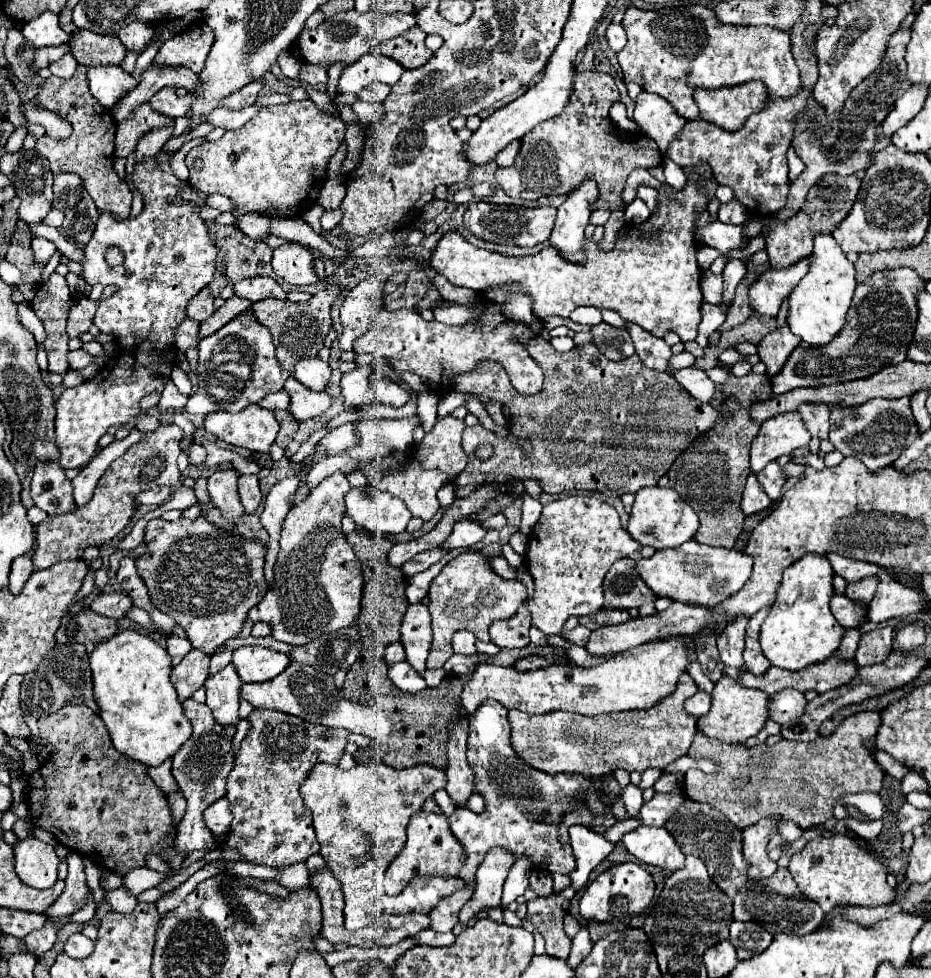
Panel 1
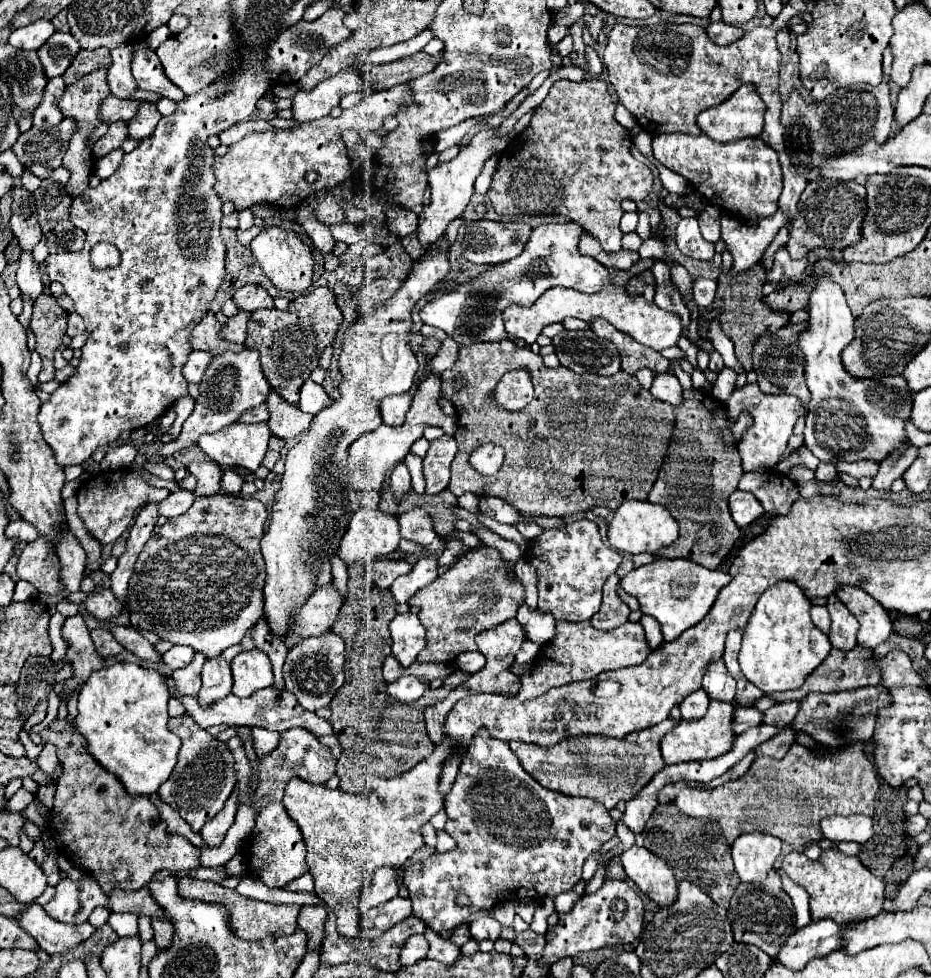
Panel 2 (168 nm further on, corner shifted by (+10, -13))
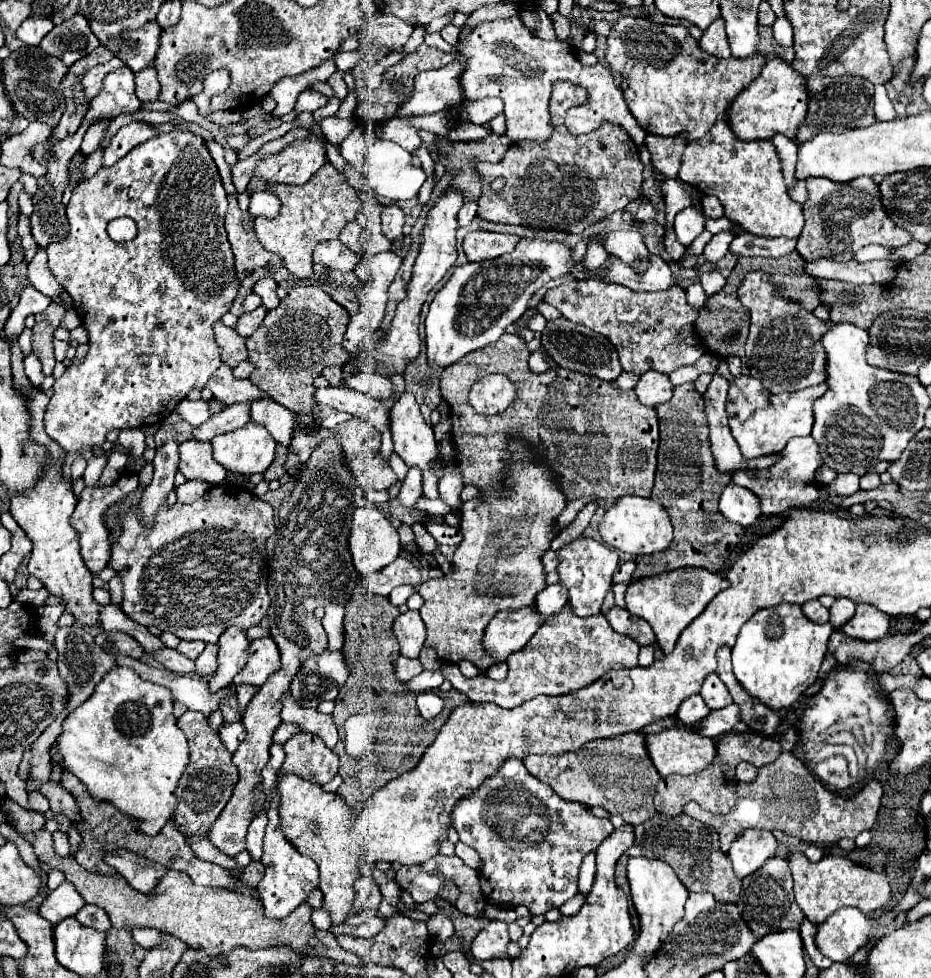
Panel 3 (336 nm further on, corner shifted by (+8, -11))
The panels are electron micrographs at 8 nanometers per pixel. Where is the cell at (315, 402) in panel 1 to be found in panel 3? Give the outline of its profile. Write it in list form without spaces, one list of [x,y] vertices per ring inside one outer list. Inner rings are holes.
[[[272,398],[256,400],[250,406],[250,420],[256,422],[256,424],[262,424],[278,444],[290,446],[294,412],[290,412],[288,408],[280,406]]]

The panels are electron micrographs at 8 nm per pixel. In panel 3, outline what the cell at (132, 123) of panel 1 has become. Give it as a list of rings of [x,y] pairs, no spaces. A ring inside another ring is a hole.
[[[96,122],[96,124],[92,124],[88,128],[88,132],[84,136],[84,142],[82,142],[82,148],[80,148],[84,156],[88,156],[88,154],[92,154],[96,150],[96,146],[100,144],[100,140],[104,138],[106,128],[108,128],[108,122]]]

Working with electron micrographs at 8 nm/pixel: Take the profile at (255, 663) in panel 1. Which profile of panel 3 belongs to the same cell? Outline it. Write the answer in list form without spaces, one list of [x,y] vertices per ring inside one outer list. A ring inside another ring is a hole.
[[[270,636],[252,640],[248,650],[248,664],[234,676],[234,684],[254,684],[262,686],[274,670],[282,666],[282,660],[278,656],[278,646]]]

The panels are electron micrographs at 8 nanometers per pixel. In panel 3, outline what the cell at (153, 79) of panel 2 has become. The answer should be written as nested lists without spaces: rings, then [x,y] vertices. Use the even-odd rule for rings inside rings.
[[[150,20],[150,24],[144,24],[134,32],[122,32],[122,36],[112,36],[106,48],[110,48],[114,56],[118,56],[128,68],[132,68],[132,72],[140,72],[154,62],[160,44],[160,32],[162,28],[158,28],[158,22]]]

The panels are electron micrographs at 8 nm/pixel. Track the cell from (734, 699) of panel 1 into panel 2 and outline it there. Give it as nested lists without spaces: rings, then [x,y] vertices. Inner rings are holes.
[[[710,700],[710,708],[704,714],[704,718],[694,720],[694,722],[680,720],[680,724],[674,730],[670,730],[660,742],[664,762],[680,764],[680,762],[692,762],[692,760],[710,760],[732,750],[734,740],[736,740],[736,734],[732,730],[732,710],[736,710],[732,702]]]

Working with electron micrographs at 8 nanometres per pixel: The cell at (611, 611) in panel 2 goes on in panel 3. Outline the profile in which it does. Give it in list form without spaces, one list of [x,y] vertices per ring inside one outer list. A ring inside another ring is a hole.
[[[614,606],[608,614],[606,620],[610,622],[610,626],[624,636],[630,636],[632,640],[636,640],[640,646],[650,646],[654,644],[654,632],[650,630],[650,624],[646,624],[646,620],[632,616],[628,610]]]

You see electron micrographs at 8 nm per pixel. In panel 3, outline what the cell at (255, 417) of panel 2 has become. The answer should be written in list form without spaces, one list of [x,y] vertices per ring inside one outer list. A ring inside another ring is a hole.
[[[234,404],[226,410],[210,416],[202,426],[192,430],[192,436],[196,440],[212,440],[214,434],[224,434],[230,430],[236,430],[244,426],[250,420],[250,404]]]

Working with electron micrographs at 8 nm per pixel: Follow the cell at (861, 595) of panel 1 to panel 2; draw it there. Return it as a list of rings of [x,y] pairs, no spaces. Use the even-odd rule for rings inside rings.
[[[828,596],[828,604],[826,604],[830,616],[832,616],[832,630],[828,634],[831,645],[838,650],[852,650],[856,646],[856,634],[858,634],[858,622],[852,616],[852,612],[838,600],[832,596]]]

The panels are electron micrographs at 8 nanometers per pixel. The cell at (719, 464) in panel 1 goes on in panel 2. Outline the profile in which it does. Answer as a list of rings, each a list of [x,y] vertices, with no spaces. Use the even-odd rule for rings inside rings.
[[[686,390],[684,404],[674,410],[676,428],[648,500],[670,510],[680,526],[680,538],[656,556],[688,558],[714,570],[732,550],[740,534],[728,510],[728,498],[744,474],[736,448],[738,440],[732,434],[734,420],[728,418],[728,410],[724,410],[722,402],[702,390]]]

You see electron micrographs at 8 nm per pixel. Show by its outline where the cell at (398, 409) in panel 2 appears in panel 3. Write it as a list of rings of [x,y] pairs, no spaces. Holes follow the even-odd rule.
[[[408,392],[394,402],[390,410],[390,428],[392,428],[392,440],[394,440],[394,452],[406,462],[408,468],[416,466],[422,470],[422,484],[424,484],[424,496],[426,498],[438,498],[438,480],[442,478],[442,466],[438,464],[438,444],[434,438],[432,428],[424,422],[418,402],[414,400],[412,392]]]

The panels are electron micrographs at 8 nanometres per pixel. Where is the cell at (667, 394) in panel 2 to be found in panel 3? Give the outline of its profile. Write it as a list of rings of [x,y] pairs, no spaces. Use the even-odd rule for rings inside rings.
[[[646,372],[640,376],[640,380],[636,382],[634,386],[634,392],[638,396],[638,400],[644,404],[644,406],[658,406],[666,400],[670,400],[670,394],[672,394],[672,384],[668,380],[666,374],[660,374],[660,372]]]

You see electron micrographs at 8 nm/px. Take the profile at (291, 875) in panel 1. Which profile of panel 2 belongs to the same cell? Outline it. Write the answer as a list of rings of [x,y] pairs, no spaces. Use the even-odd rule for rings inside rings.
[[[302,906],[298,914],[298,926],[308,934],[308,946],[320,948],[320,942],[324,938],[324,918],[326,918],[326,908],[324,906]]]

